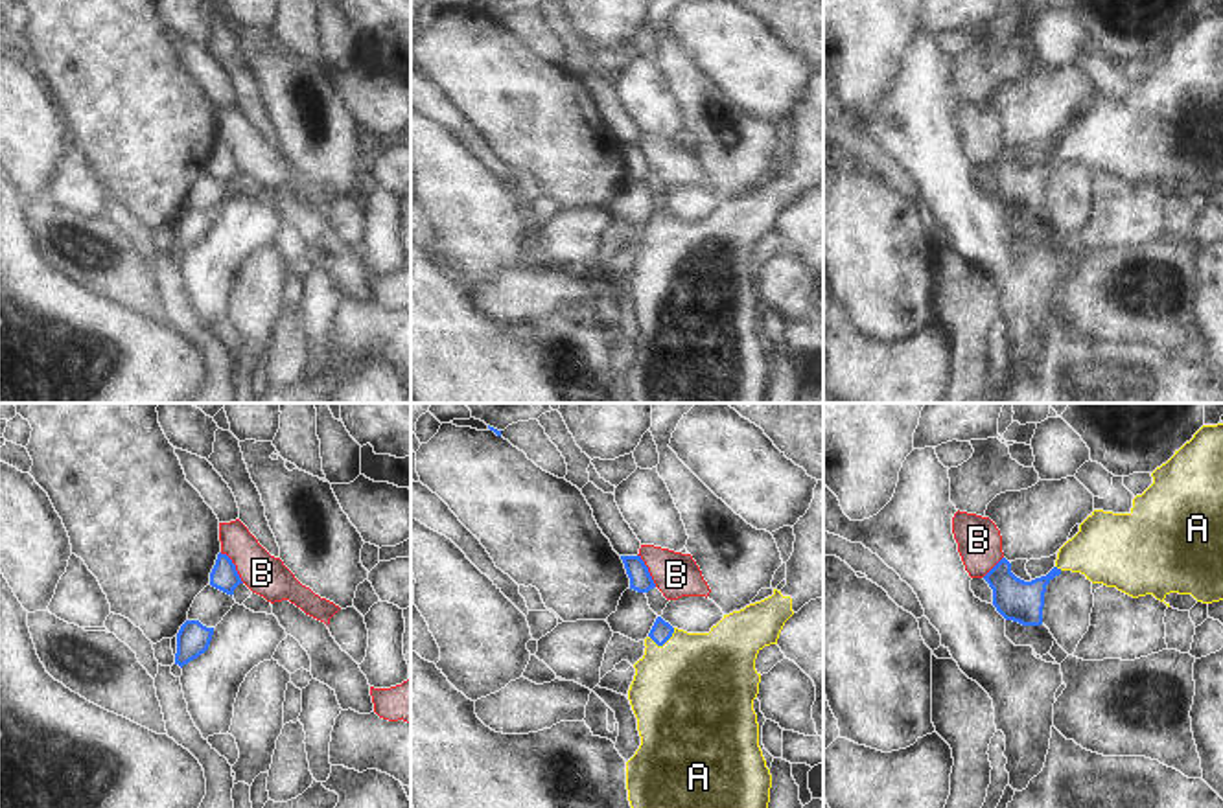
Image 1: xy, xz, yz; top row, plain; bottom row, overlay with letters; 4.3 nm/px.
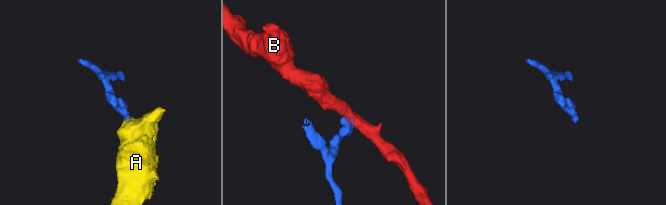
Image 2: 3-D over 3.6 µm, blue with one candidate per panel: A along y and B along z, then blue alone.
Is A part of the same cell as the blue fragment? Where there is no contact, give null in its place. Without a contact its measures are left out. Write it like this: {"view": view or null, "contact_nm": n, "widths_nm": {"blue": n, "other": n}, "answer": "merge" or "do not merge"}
{"view": "xz", "contact_nm": 130, "widths_nm": {"blue": 90, "other": 500}, "answer": "merge"}

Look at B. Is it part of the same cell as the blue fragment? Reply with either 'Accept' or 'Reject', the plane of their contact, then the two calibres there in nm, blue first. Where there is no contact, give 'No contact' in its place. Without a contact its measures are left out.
Reject. Touches blue in xy. Thickness 120 nm (blue) against 180 nm

